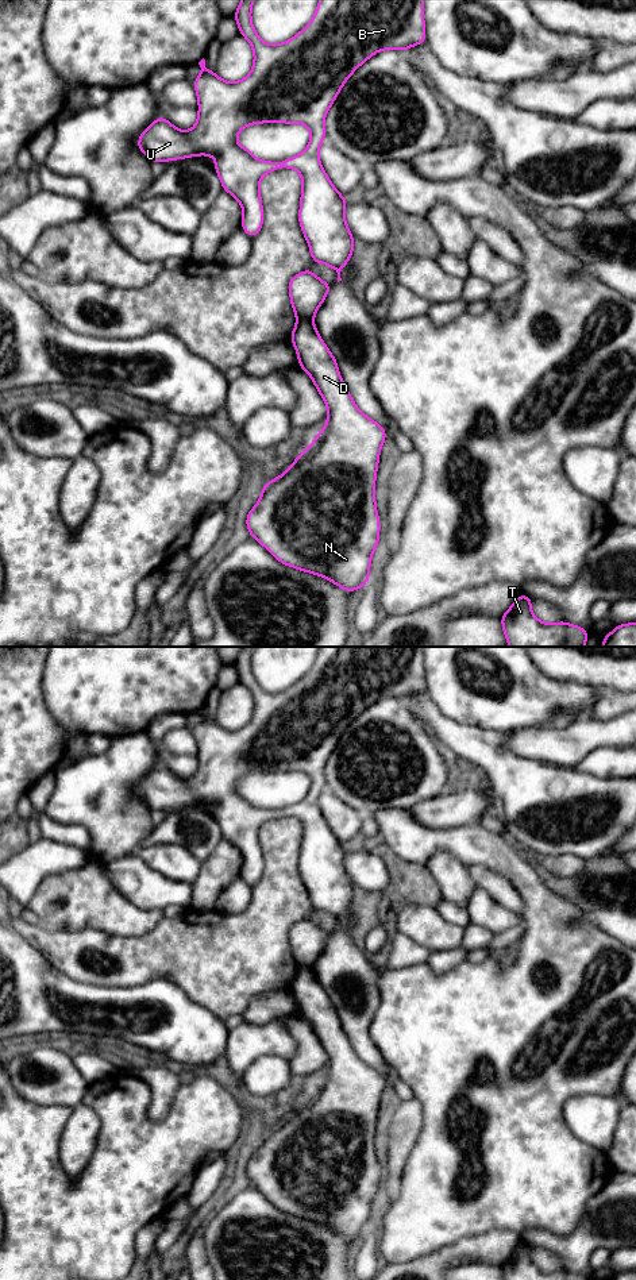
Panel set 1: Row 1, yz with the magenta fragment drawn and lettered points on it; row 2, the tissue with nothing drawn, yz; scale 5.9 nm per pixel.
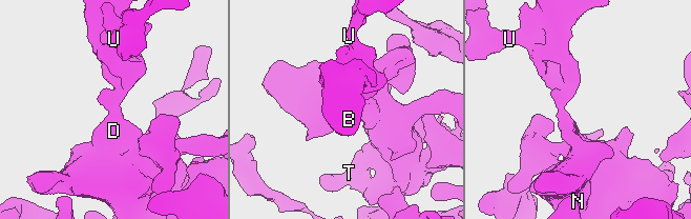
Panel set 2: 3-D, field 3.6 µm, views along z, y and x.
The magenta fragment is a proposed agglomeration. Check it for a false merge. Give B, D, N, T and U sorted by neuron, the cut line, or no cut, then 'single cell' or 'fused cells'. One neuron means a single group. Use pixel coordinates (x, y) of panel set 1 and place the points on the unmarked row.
B U / D N T; cut in yz along (312, 967), (297, 968); fused cells

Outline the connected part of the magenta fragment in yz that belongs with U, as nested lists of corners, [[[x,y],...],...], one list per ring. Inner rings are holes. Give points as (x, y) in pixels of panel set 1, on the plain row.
[[[242,647],[238,658],[232,663],[236,667],[240,683],[250,690],[254,698],[254,714],[250,722],[238,730],[227,730],[217,725],[215,718],[209,720],[203,706],[198,710],[201,721],[192,730],[198,745],[198,766],[196,774],[190,779],[181,779],[163,764],[158,764],[140,782],[136,794],[153,811],[192,806],[194,803],[212,803],[216,807],[215,818],[221,829],[221,836],[234,844],[243,856],[242,878],[250,886],[257,884],[263,872],[263,856],[259,843],[261,826],[270,820],[284,816],[297,818],[302,825],[298,868],[300,876],[311,897],[311,907],[331,914],[338,921],[339,930],[342,929],[340,919],[351,907],[354,899],[354,884],[344,865],[348,847],[343,845],[335,837],[319,807],[319,797],[325,787],[325,763],[348,725],[375,701],[379,698],[406,699],[415,693],[427,691],[424,647],[320,647],[317,658],[308,674],[281,693],[267,693],[258,685],[251,671],[251,655],[254,649],[255,647]],[[259,771],[301,771],[309,776],[311,790],[301,802],[281,810],[257,807],[248,795],[240,795],[236,791],[236,784],[242,776]]]

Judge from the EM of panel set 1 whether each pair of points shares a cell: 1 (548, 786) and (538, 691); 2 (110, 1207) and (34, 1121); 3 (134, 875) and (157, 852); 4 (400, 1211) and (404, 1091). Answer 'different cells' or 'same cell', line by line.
1: different cells
2: same cell
3: different cells
4: different cells

